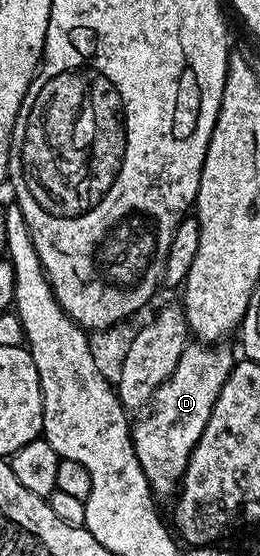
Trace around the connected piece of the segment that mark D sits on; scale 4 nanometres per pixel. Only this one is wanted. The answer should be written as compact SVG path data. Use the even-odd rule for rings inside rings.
M225 344L186 345L179 364L175 364L175 372L153 393L153 401L147 407L149 415L132 423L135 456L139 456L149 487L158 499L178 493L191 452L199 444L207 420L211 420L234 365L235 357Z

